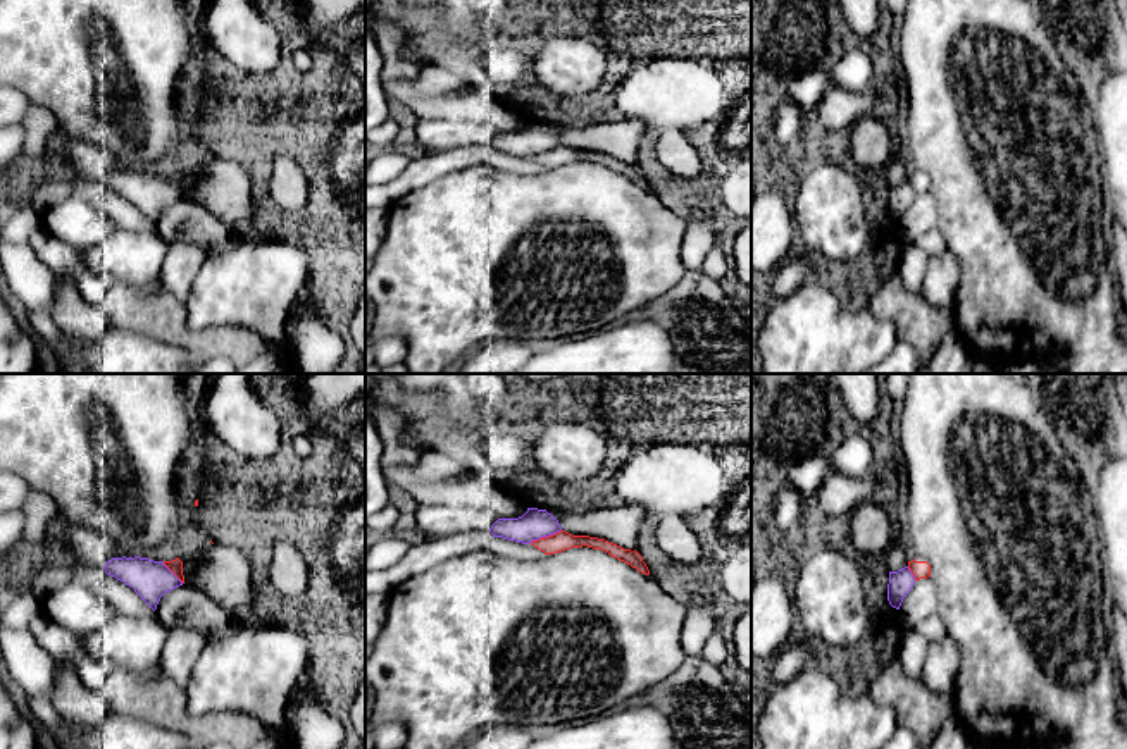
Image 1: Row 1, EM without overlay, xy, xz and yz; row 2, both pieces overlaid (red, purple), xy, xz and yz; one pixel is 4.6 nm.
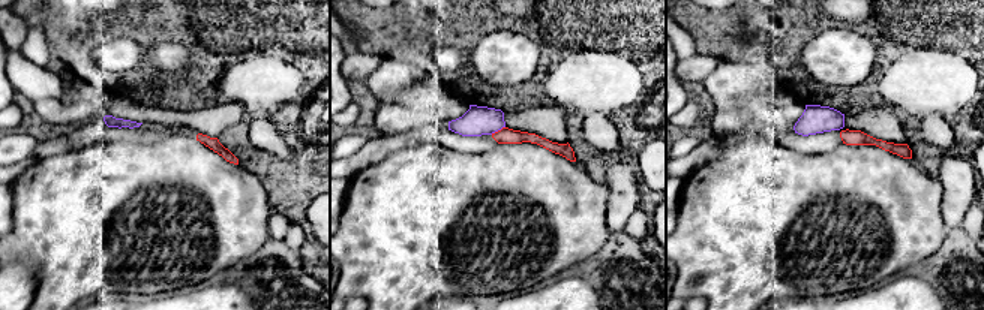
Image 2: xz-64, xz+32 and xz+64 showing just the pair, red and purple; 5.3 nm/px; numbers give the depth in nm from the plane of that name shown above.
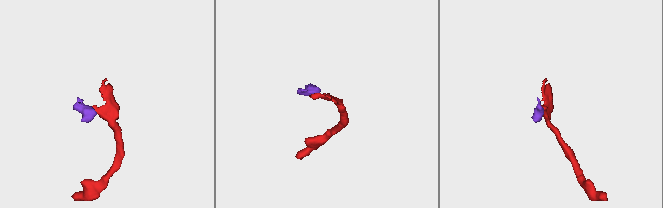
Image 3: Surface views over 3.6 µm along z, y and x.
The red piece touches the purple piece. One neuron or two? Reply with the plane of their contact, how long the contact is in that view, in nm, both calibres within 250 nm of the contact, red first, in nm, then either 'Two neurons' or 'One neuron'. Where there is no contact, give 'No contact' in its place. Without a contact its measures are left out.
Touches red in xz. Shared border 170 nm. Thickness 90 nm (red) against 140 nm. Two neurons

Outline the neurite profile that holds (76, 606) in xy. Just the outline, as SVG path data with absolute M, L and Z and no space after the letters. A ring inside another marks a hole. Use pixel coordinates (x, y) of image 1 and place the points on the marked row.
M84 582L64 585L41 597L40 610L78 635L98 635L119 616L117 610Z

